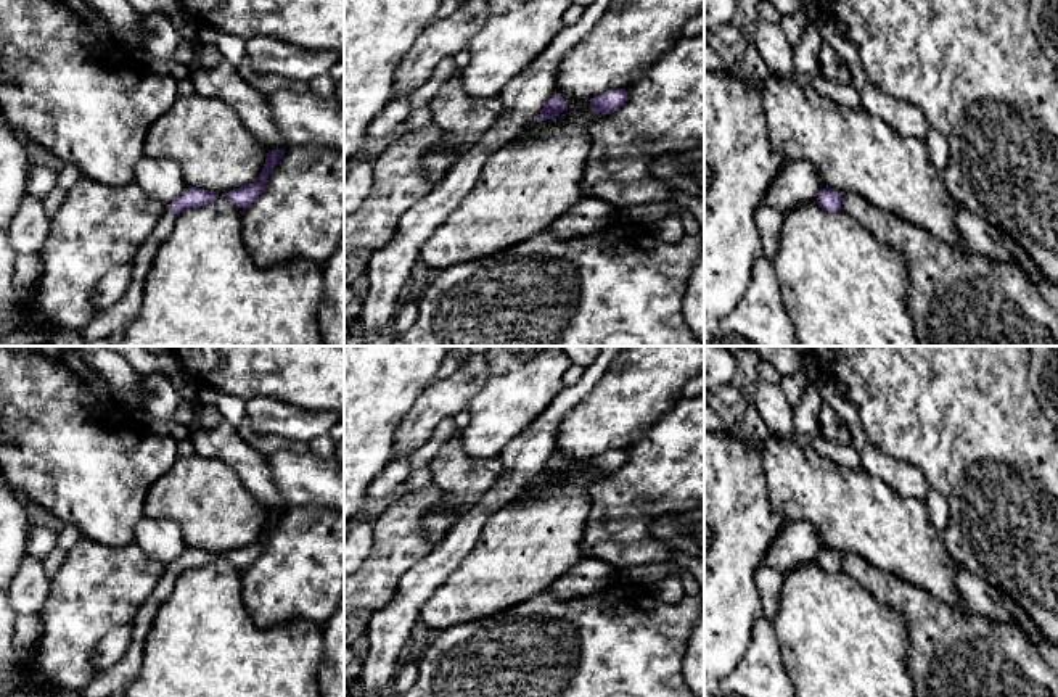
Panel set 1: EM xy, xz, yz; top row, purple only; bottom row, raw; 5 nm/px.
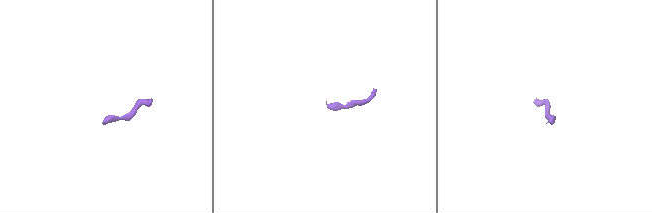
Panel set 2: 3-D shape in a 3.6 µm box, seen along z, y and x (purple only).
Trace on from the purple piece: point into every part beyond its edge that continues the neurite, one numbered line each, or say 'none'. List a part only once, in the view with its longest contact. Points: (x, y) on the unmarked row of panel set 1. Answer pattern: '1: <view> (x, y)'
1: xy (116, 678)

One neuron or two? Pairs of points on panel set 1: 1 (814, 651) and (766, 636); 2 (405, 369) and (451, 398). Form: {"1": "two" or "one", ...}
{"1": "two", "2": "two"}

